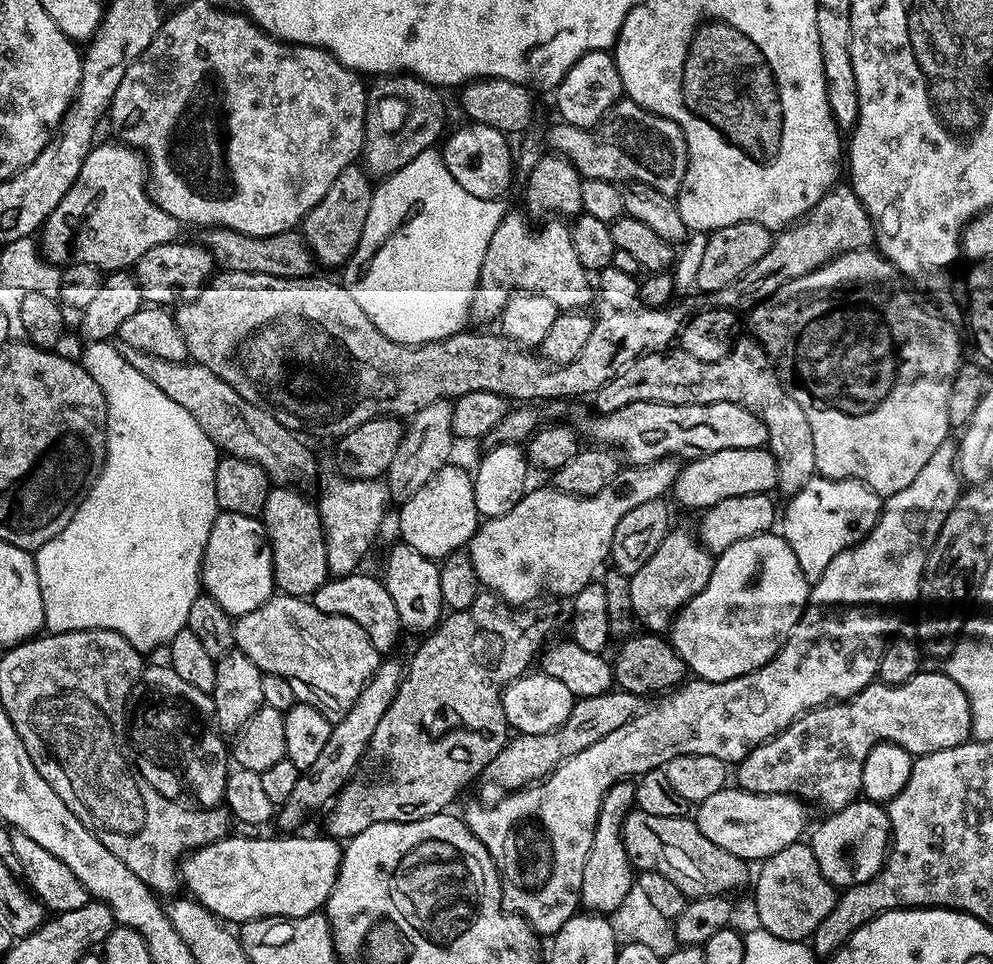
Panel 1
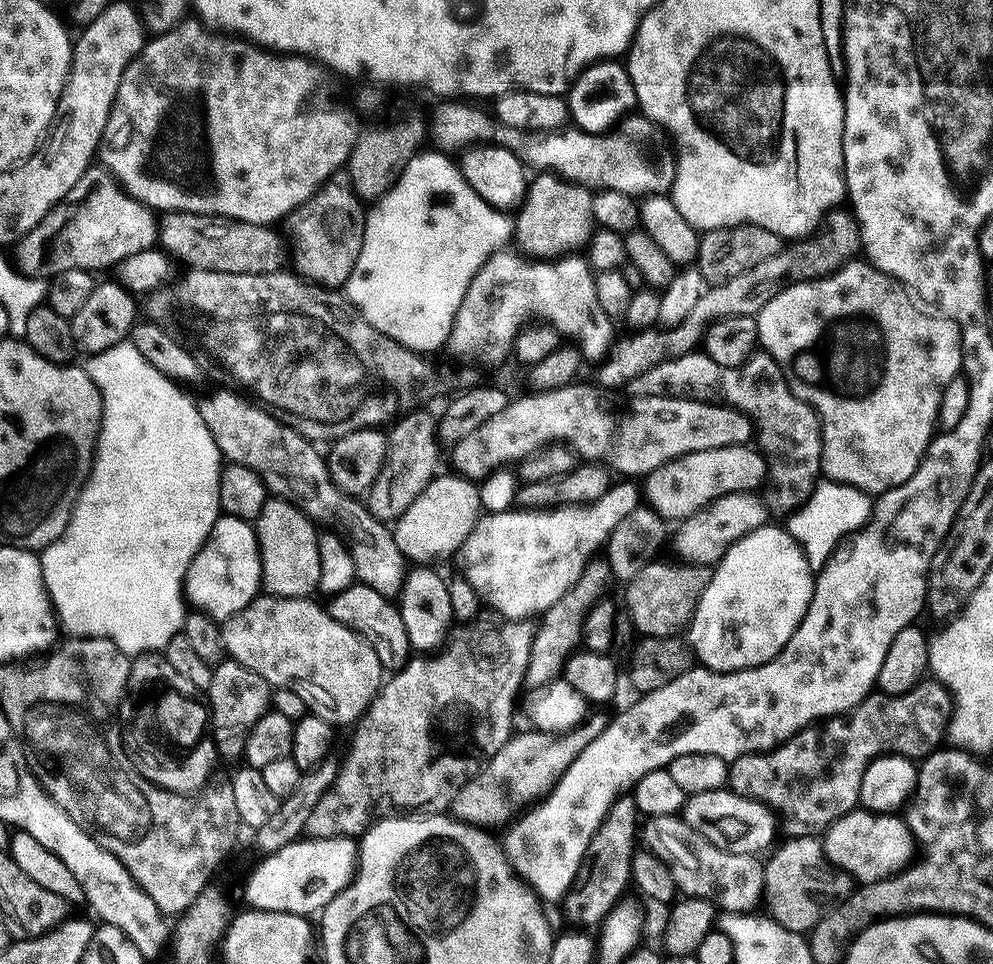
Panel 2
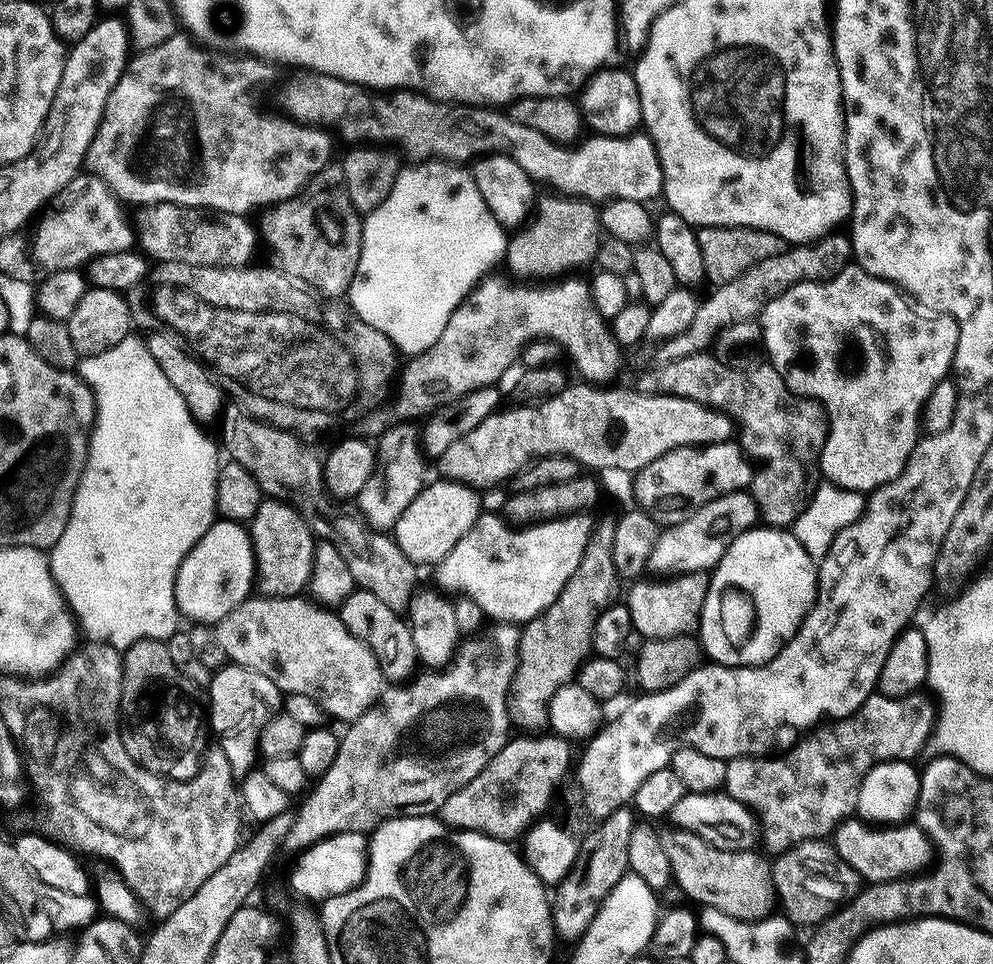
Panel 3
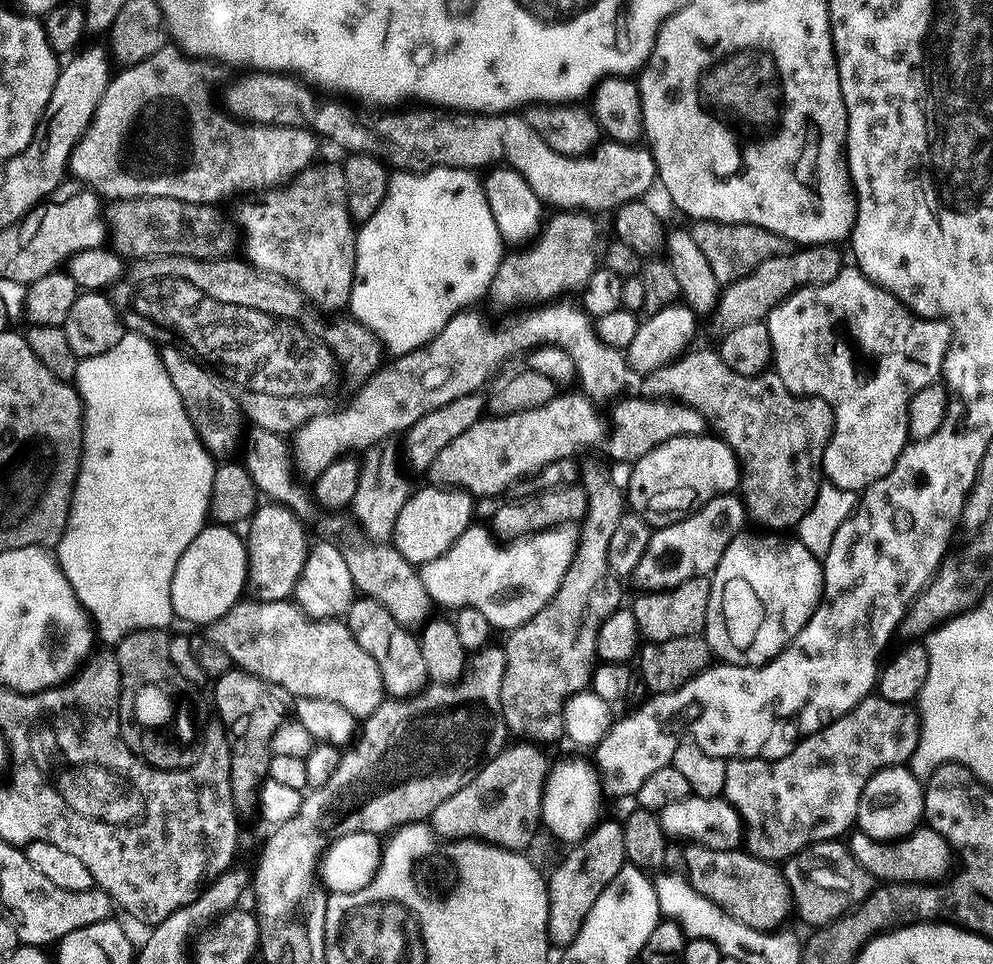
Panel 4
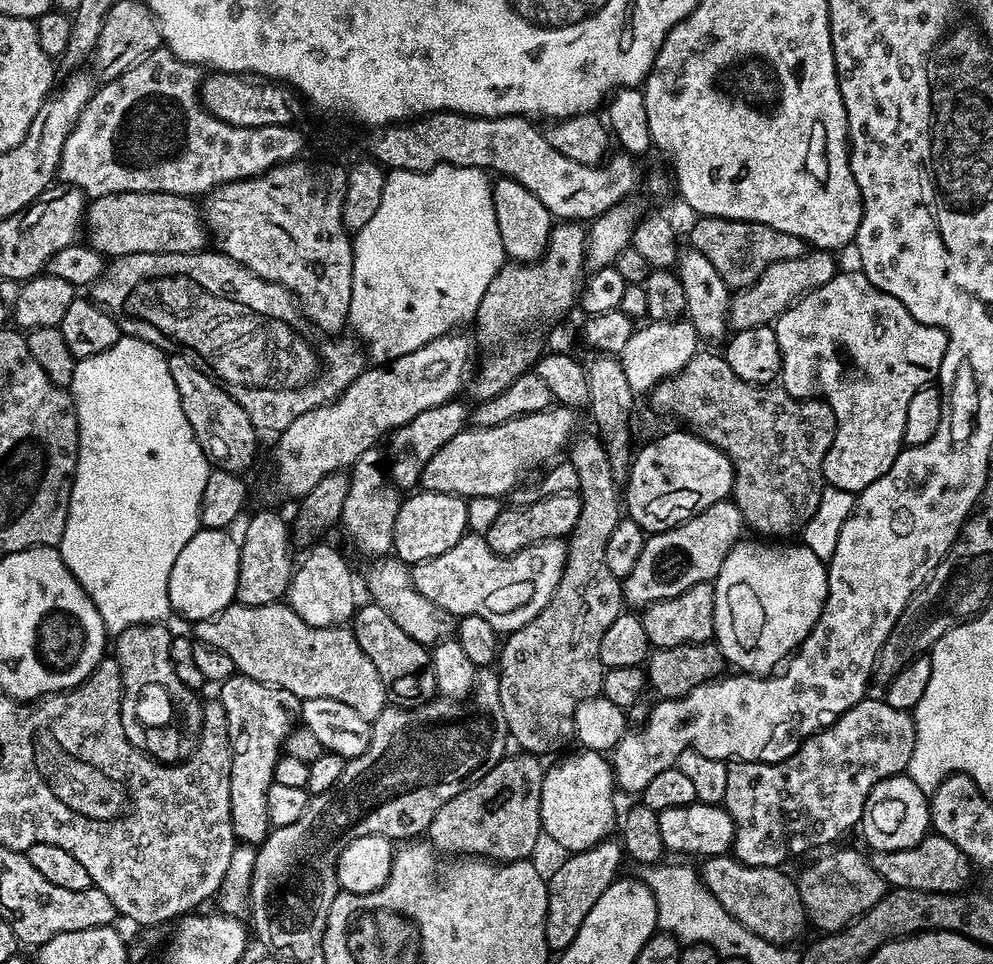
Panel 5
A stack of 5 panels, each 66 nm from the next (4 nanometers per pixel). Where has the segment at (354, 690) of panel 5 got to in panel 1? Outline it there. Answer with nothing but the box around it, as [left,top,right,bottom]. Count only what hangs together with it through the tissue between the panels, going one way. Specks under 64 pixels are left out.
[234,594,382,718]

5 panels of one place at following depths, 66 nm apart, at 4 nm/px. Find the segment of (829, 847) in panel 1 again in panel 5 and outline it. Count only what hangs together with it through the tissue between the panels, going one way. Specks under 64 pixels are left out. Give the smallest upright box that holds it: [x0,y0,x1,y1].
[870,834,970,892]

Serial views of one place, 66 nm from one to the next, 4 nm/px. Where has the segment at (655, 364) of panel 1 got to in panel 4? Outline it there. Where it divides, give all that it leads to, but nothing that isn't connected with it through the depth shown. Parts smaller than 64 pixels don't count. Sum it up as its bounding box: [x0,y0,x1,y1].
[638,350,836,530]

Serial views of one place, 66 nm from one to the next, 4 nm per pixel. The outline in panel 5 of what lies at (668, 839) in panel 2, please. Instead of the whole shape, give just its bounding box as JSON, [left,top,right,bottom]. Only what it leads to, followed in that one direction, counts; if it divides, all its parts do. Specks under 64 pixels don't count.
[699,855,806,945]

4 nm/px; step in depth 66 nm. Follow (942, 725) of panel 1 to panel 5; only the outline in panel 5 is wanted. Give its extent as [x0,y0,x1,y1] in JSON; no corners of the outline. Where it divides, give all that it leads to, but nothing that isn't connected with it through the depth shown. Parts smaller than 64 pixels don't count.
[722,698,916,868]

